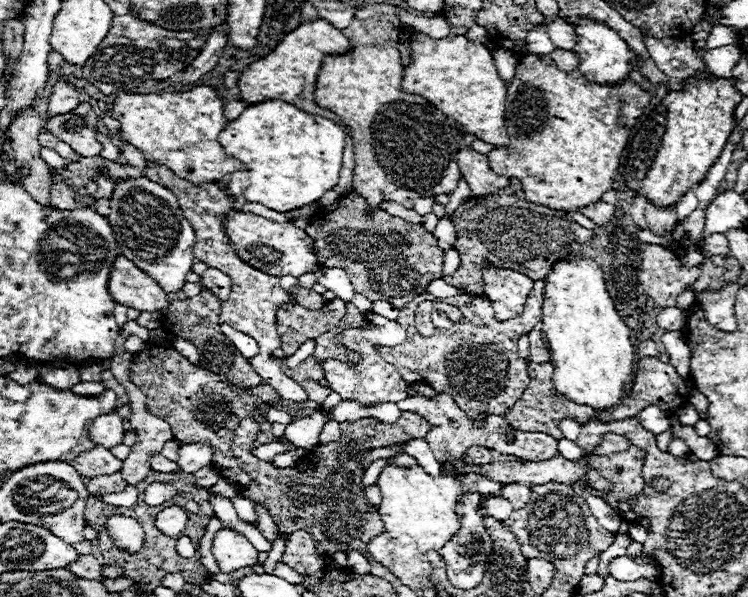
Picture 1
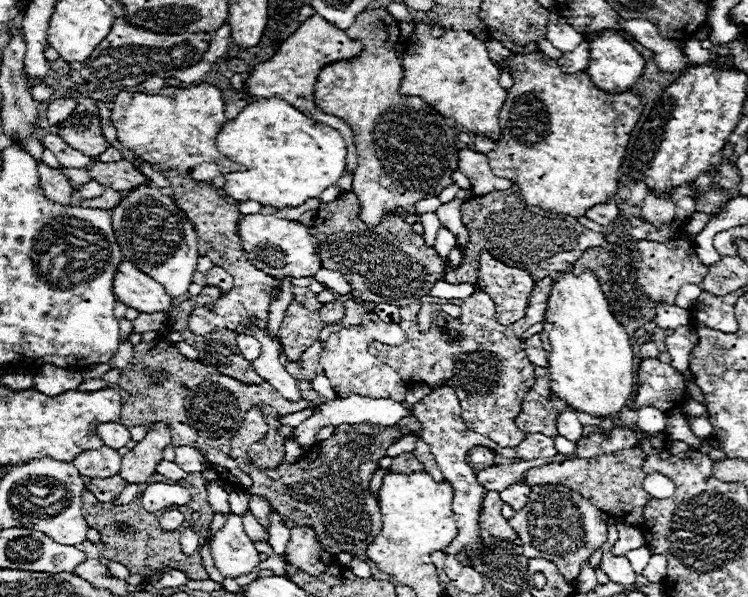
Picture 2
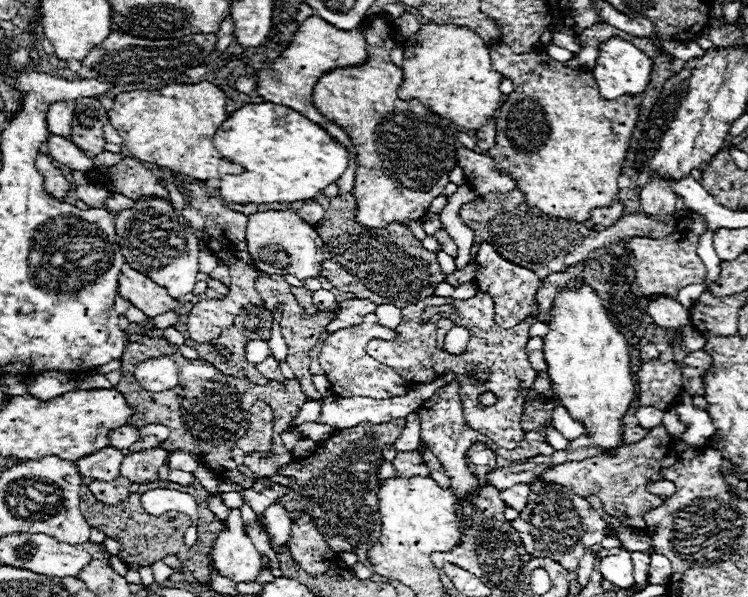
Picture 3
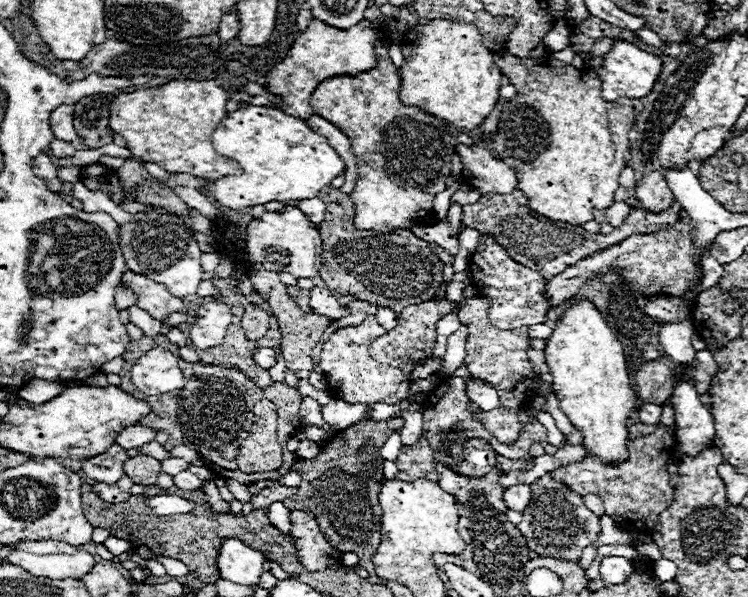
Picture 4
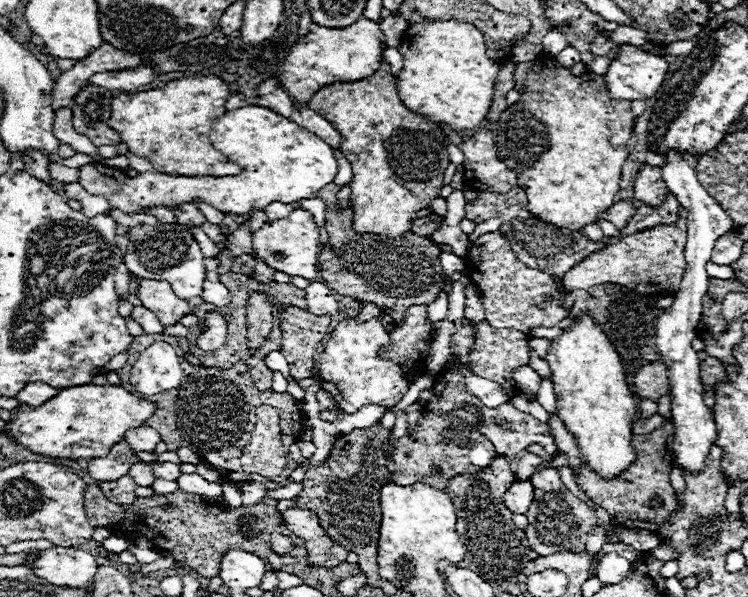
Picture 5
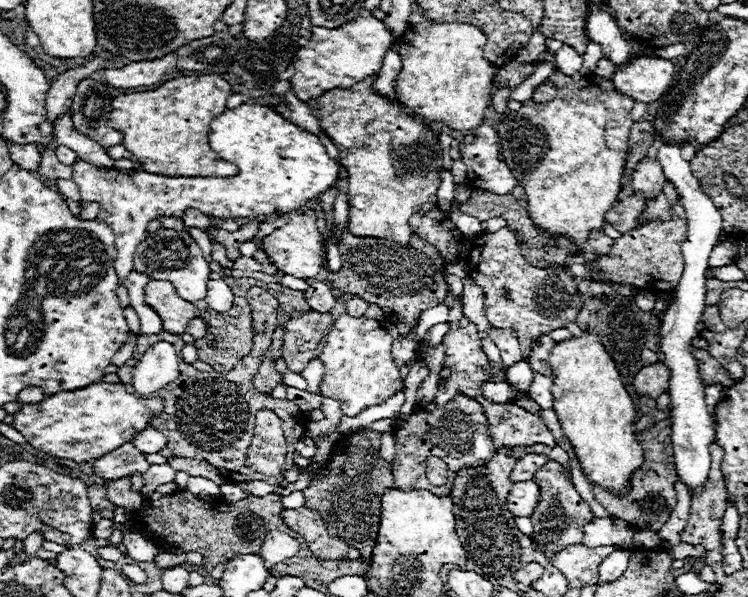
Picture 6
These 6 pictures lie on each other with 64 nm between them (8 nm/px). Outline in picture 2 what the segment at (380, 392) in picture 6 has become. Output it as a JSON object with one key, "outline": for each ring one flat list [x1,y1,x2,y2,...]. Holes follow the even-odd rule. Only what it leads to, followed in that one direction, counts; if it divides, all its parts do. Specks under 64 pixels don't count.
{"outline":[[374,312,364,314,364,320,360,326,350,326,334,332,324,346,324,352,320,354,320,364,324,368,324,376,330,380,332,388,338,392,340,398,346,398,350,394,366,396,366,398,390,398,396,402,402,402,406,392,410,390,408,382,404,382,390,366,380,362,368,352,368,342,404,342,406,334,398,324,382,322]]}

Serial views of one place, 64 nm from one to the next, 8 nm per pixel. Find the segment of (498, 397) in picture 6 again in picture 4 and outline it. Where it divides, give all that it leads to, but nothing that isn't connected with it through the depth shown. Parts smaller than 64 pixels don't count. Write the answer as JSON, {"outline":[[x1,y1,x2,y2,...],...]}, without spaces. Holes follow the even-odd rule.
{"outline":[[458,368,454,372,454,376,460,376,465,380,466,392,468,392,470,400,476,402,482,410,492,410,492,408,496,408,500,404,498,392,492,386,480,382,480,379,472,378,466,368]]}

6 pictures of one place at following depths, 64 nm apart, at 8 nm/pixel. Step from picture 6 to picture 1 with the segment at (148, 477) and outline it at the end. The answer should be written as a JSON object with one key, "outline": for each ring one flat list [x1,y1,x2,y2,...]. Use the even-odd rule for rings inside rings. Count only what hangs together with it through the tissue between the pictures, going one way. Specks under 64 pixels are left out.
{"outline":[[184,444,180,446,178,468,182,472,196,472,212,464,212,454,214,450,208,444]]}

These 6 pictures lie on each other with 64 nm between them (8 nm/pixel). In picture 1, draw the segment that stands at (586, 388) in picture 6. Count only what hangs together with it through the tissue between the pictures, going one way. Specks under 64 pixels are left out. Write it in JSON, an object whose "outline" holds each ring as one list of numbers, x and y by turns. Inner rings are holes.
{"outline":[[570,254,564,260,558,260,552,266,552,272,544,278,546,294,544,294,544,318,542,318,542,332,546,336,546,344,550,350,552,366,554,366,554,388,564,394,568,400,600,410,608,410,610,406,618,404,622,398,624,388,632,382,632,362,634,362,634,346,630,342,630,328,620,318,614,300,606,290,606,282,602,270,596,260,588,256]]}

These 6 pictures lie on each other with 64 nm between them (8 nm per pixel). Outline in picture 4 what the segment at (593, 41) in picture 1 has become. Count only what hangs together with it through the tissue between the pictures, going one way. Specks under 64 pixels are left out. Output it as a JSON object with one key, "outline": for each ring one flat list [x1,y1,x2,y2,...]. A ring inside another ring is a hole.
{"outline":[[616,40,612,44,612,50,608,54,604,54,602,68,596,70,596,74,600,74,600,78,602,78,602,98,612,102,618,98,642,98,642,96,646,96,652,90,652,86,660,74,660,68,662,68,662,62,658,56,648,54,626,40]]}

